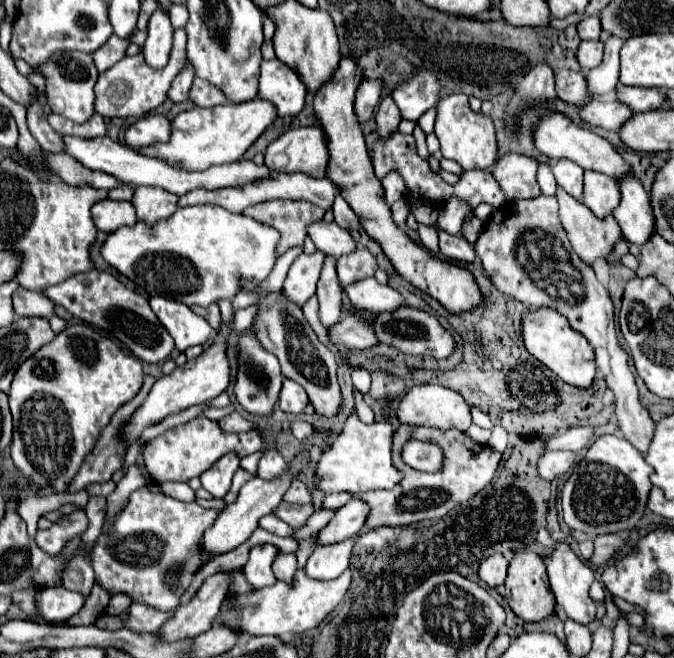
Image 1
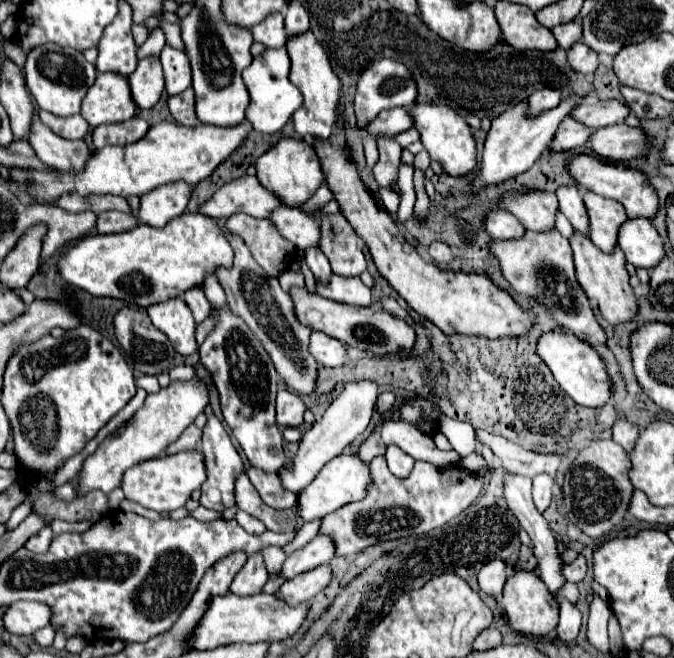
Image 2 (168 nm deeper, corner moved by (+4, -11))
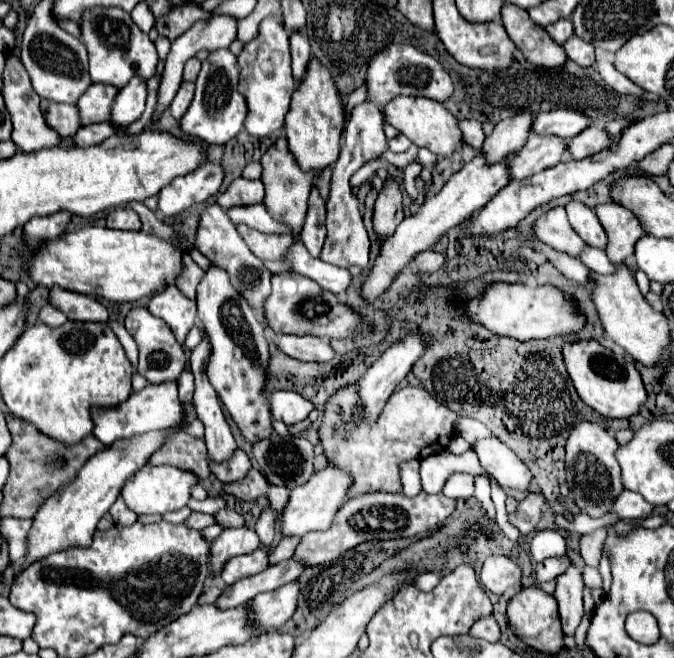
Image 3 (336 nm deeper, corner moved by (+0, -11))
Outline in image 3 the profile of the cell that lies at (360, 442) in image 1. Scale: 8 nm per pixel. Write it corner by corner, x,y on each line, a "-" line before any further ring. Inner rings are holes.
326,466
320,472
314,472
310,480
302,486
296,486
290,494
290,502
282,512
282,532
286,536
304,536
312,530
328,530
336,512
348,498
348,488
352,486
352,476
348,472

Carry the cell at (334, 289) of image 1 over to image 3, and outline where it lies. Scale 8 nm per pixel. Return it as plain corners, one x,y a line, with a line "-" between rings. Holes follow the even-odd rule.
312,188
310,200
308,200
308,216
306,216
306,224
300,232
300,238
304,242
304,246
308,248
308,252
312,256
320,256
322,246
324,246
324,236
326,236
326,222
324,222
324,206
326,202
320,198
318,190

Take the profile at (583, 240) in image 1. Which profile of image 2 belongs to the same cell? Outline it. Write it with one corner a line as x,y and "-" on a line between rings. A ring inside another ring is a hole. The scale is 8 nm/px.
578,232
570,240
574,250
574,264
576,264
576,278
578,284
584,288
584,294
590,302
594,302
602,314
602,318
612,324
626,324
632,322
638,314
638,300
634,296
634,290
630,288
630,276
626,270
626,258
620,248
616,248
614,254
600,252
588,236
580,236

